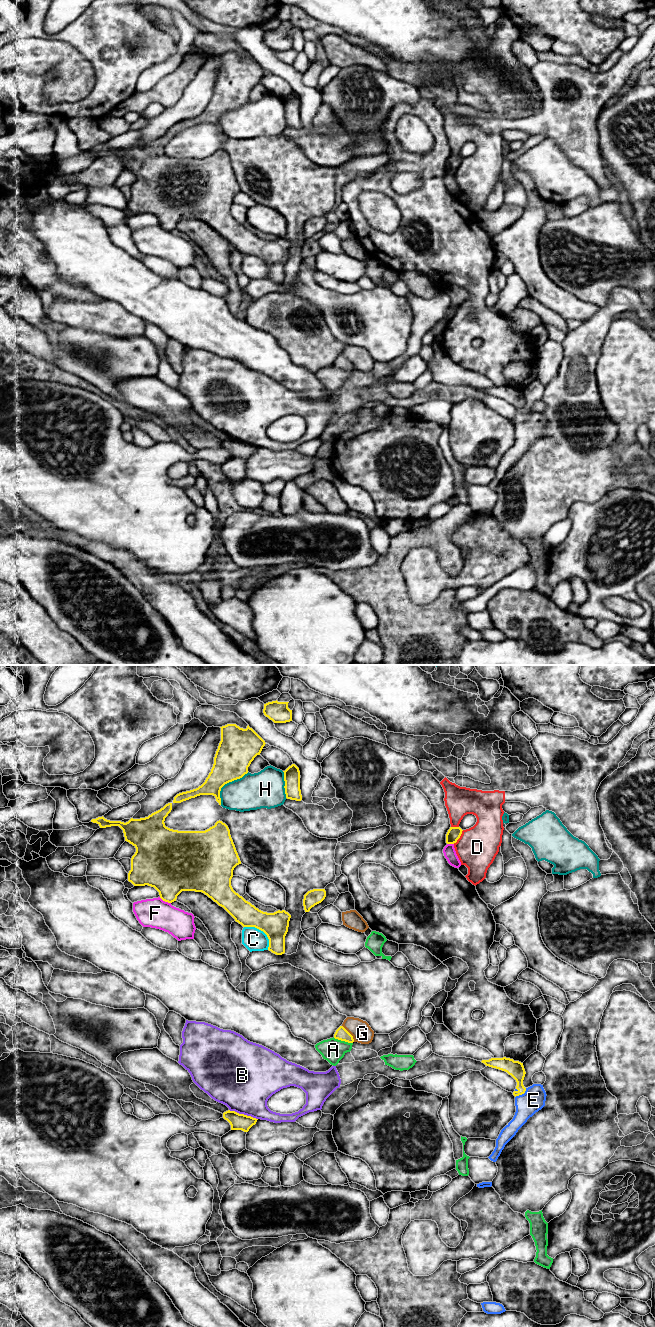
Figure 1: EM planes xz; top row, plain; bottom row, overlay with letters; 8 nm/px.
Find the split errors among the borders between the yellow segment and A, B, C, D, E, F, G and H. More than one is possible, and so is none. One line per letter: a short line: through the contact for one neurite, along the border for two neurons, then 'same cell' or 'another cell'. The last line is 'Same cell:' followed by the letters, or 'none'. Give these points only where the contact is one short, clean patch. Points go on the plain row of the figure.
A: another cell
B: another cell
C: another cell
D: another cell
E: line xz (516, 397), (519, 404), (521, 422), (527, 428), (533, 428); same cell
F: another cell
G: another cell
H: another cell
Same cell: E

